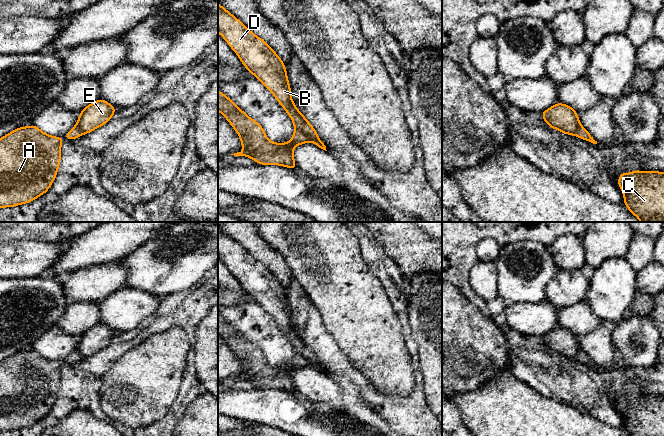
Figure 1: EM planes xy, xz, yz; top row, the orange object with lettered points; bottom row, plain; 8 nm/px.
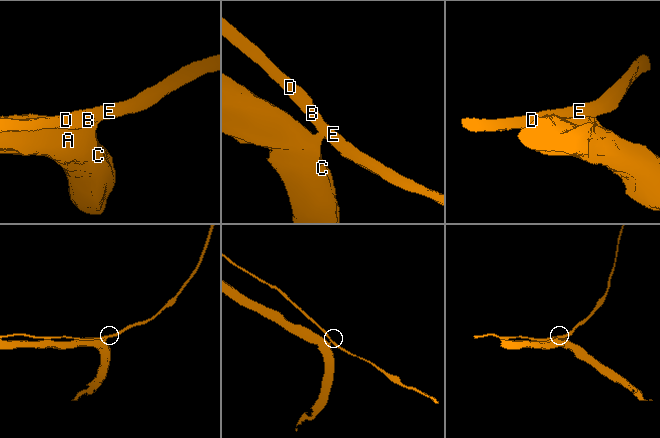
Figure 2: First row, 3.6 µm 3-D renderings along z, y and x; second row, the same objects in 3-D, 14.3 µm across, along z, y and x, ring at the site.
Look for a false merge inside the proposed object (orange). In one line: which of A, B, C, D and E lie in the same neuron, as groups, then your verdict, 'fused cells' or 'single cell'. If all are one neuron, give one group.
A C / B D E | fused cells

